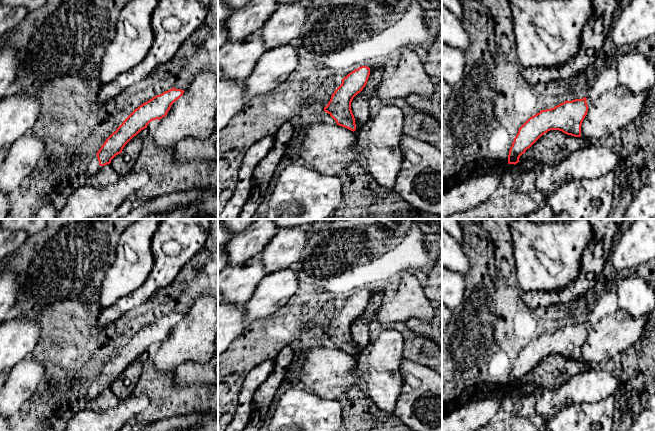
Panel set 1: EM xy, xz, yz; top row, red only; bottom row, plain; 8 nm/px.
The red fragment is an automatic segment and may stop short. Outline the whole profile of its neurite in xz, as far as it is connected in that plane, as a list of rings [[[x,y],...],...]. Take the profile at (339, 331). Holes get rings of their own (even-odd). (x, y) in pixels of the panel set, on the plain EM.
[[[361,290],[342,303],[341,309],[332,318],[324,335],[337,347],[351,355],[356,354],[355,342],[351,334],[353,322],[366,310],[370,292]]]

